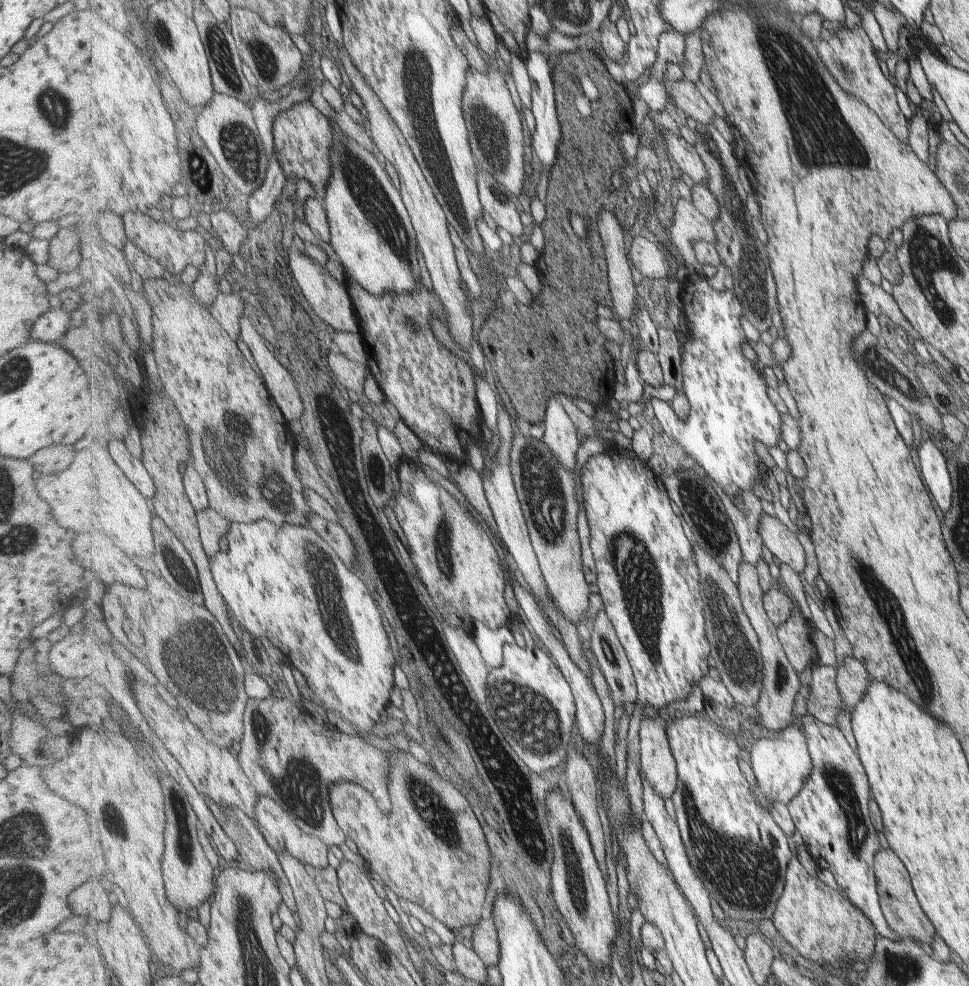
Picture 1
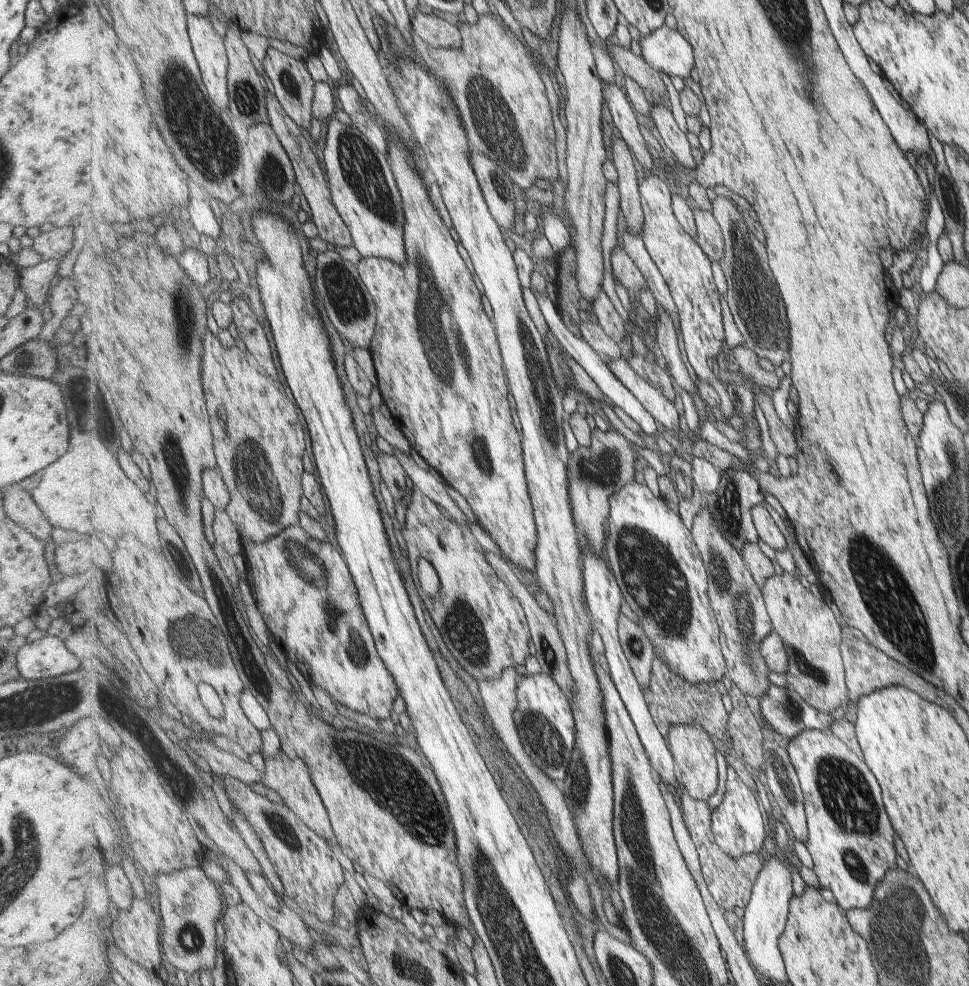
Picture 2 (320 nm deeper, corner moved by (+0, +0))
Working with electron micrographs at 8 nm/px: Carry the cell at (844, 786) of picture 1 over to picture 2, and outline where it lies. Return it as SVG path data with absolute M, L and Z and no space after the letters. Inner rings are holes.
M804 729L788 740L785 748L793 765L790 773L798 778L802 790L806 816L806 839L803 844L810 854L817 882L831 891L840 909L866 909L871 904L875 884L885 878L887 868L896 866L893 828L881 804L881 792L875 782L877 778L869 772L863 760L859 760L829 730Z

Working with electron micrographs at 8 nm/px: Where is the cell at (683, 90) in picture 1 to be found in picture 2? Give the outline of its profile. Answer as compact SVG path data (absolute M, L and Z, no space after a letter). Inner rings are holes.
M616 43L610 48L610 54L622 72L636 80L645 90L660 96L667 95L661 76L641 55L635 56L630 49Z

